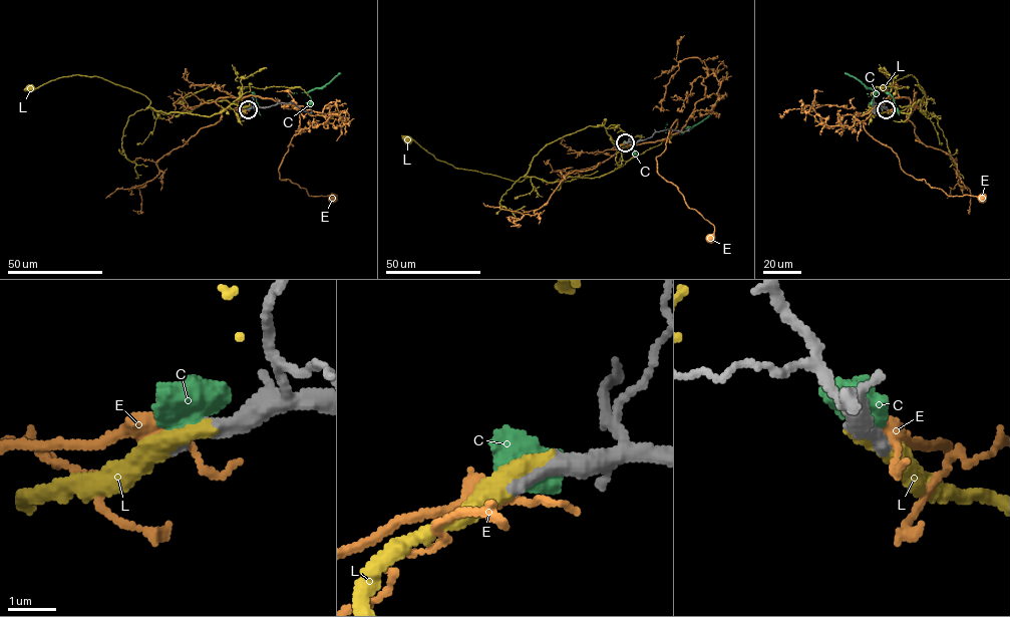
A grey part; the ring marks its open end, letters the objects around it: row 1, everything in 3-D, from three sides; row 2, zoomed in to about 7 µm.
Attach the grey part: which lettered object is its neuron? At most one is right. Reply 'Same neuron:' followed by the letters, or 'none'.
Same neuron: L

